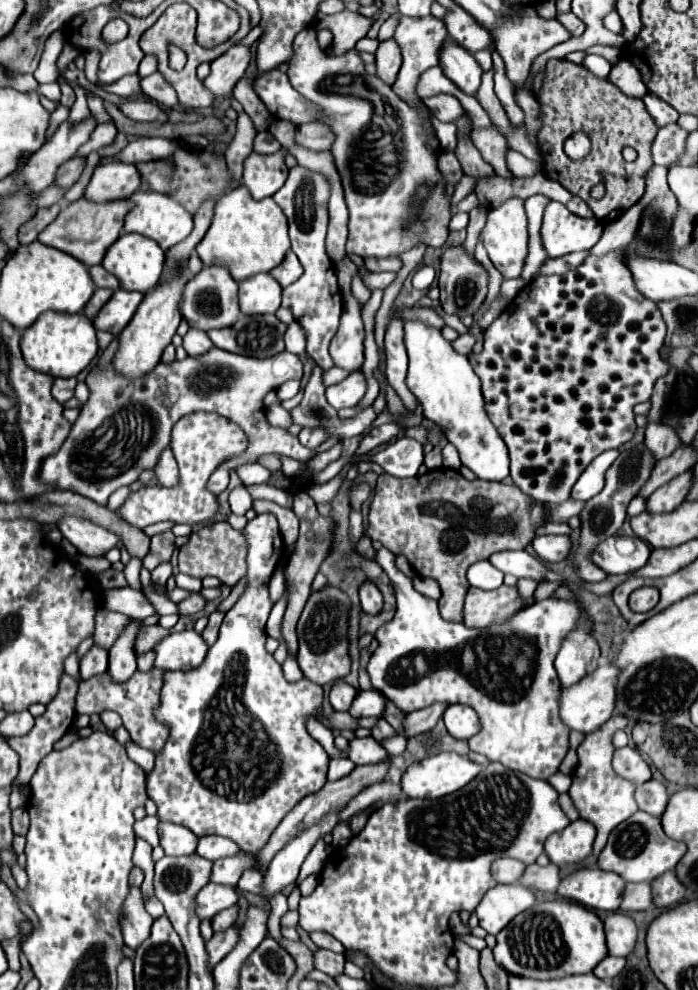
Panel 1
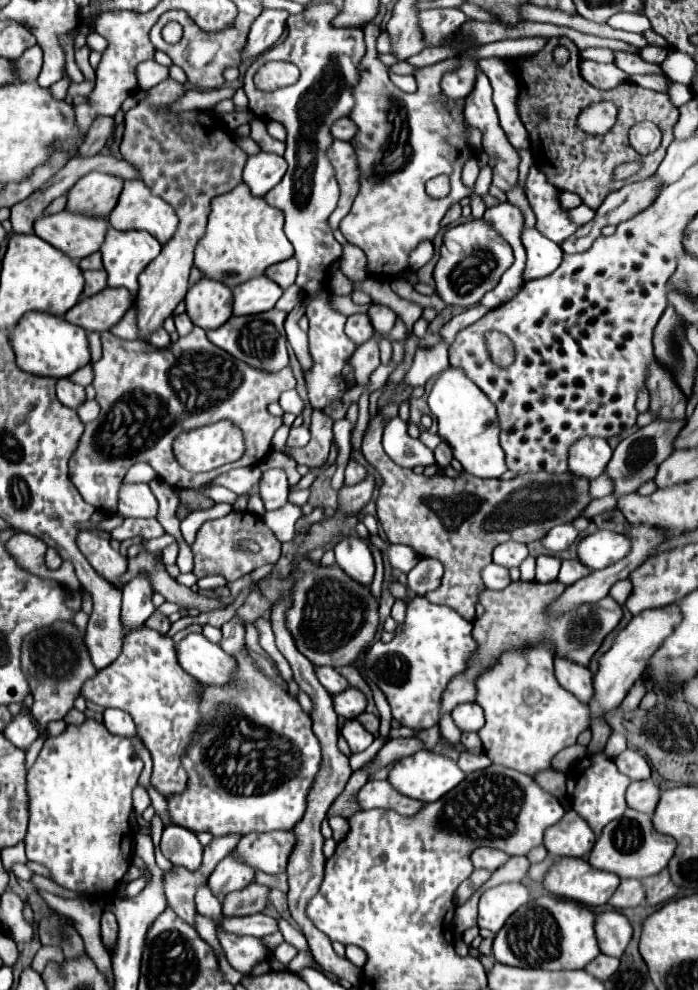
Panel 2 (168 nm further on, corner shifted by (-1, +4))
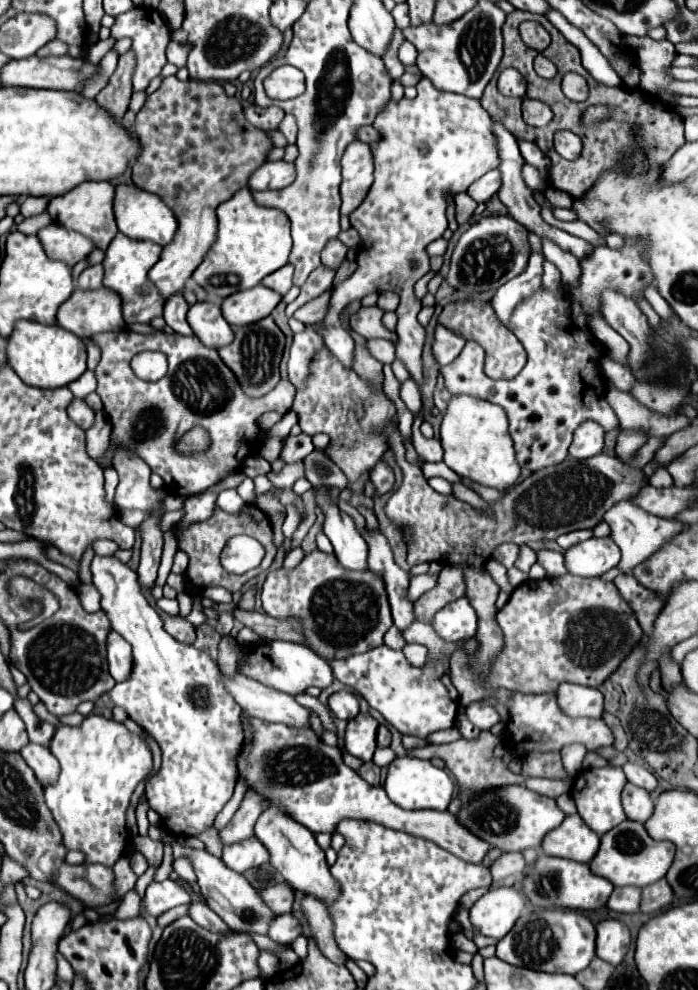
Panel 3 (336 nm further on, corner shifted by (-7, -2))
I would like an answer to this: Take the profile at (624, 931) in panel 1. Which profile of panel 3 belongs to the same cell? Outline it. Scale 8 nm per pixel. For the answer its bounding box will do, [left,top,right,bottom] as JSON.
[597,920,631,966]

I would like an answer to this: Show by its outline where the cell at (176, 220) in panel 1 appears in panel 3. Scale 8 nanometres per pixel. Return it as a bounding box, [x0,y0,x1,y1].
[115,184,177,246]

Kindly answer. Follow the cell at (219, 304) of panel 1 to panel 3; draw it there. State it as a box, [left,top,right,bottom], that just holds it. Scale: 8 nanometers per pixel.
[187,302,233,348]

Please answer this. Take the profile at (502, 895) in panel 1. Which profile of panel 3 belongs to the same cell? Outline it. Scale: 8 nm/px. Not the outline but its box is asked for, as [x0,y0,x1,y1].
[469,888,525,940]

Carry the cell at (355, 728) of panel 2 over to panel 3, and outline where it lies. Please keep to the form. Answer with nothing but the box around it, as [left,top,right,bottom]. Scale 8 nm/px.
[345,714,379,762]

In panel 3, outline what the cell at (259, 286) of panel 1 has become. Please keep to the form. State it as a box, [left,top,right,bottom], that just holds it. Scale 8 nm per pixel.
[221,284,283,326]

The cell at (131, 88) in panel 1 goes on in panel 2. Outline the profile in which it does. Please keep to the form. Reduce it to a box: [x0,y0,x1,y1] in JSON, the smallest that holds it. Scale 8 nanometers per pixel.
[137,60,169,90]

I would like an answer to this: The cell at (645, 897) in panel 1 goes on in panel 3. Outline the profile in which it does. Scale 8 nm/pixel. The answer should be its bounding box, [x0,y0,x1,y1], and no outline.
[607,886,641,914]

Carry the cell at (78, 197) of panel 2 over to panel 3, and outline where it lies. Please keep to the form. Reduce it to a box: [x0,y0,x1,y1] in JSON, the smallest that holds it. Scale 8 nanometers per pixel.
[49,180,117,250]

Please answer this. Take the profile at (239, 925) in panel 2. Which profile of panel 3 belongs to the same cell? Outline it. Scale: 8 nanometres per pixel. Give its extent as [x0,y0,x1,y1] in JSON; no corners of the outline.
[267,914,301,944]

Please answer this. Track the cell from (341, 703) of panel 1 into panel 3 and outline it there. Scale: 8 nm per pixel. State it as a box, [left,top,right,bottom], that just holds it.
[239,640,333,694]

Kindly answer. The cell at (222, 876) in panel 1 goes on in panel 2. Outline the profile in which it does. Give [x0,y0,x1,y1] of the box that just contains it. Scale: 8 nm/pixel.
[235,830,295,874]

